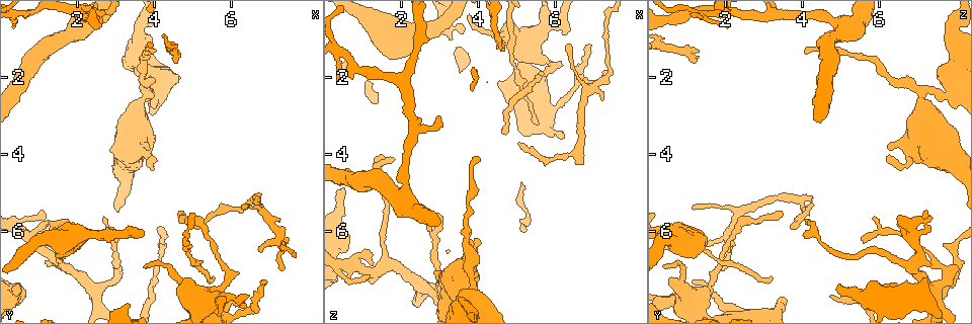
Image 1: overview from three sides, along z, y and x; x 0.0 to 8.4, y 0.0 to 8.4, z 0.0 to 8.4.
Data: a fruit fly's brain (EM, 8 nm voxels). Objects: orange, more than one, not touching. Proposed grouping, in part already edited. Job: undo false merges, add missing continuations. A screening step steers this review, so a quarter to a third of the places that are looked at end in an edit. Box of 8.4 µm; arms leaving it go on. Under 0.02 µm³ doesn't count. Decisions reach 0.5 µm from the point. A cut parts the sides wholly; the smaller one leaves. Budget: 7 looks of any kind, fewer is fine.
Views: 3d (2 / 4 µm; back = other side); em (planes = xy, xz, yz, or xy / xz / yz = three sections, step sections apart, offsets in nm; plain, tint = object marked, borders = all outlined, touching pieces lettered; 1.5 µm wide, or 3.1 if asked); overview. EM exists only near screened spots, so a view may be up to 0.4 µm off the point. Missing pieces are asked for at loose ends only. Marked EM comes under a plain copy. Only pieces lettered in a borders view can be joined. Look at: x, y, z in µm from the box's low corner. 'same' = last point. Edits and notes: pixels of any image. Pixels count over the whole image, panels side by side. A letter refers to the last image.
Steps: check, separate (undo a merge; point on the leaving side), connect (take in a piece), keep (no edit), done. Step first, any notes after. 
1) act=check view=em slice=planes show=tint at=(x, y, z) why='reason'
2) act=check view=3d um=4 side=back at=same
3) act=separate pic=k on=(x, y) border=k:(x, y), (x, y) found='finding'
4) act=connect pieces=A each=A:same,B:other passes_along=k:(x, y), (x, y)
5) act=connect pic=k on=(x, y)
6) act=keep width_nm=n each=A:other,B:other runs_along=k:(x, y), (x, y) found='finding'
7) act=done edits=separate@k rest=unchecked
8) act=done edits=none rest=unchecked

act=check view=em slice=planes show=tint at=(6.70, 5.15, 4.30) why='free end'

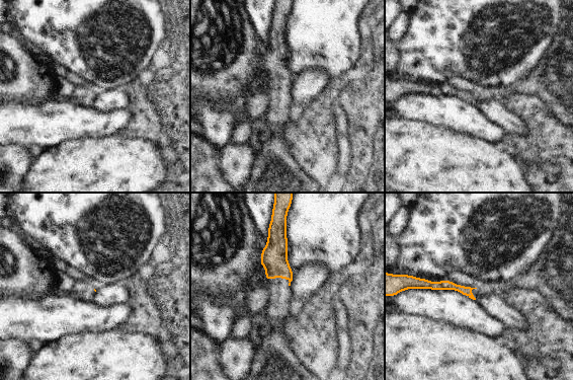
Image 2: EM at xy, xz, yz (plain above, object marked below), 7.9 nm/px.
act=check view=em slice=planes show=borders at=same

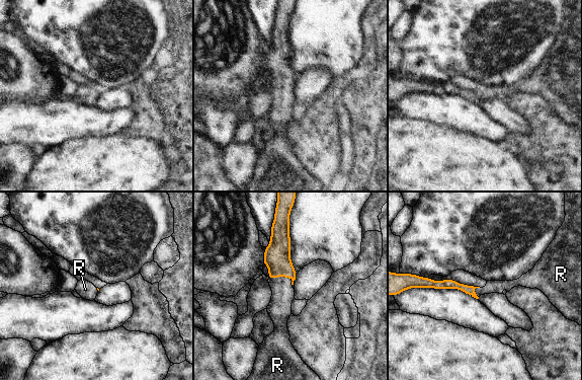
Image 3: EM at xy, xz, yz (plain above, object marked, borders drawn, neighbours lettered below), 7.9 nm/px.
act=connect pic=3 on=(279, 307) longest_contact=R:200nm each=R:same found='the neuron continues'

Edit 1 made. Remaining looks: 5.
act=check view=overview why='see it whole again'

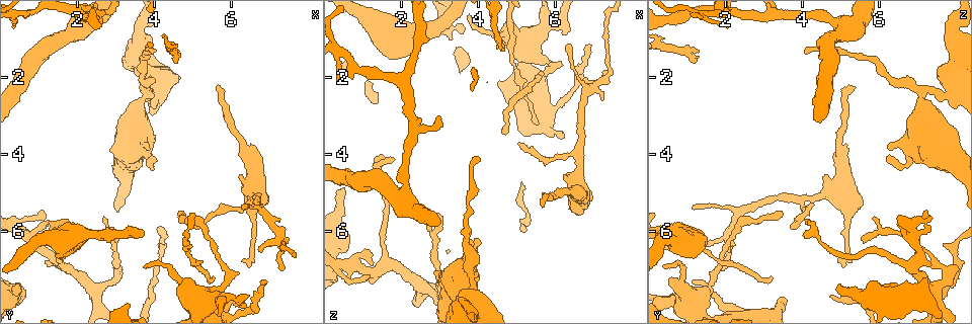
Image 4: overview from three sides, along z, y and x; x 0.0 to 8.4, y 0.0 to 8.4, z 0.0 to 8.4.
act=check view=em slice=yz step=4 show=borders at=(5.70, 2.25, 5.35) why='branch stops here'

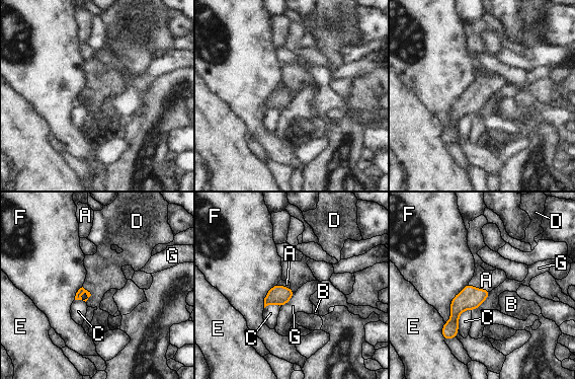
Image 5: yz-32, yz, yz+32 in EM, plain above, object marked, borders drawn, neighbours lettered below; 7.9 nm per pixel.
act=check view=em slice=planes show=borders at=same why='cut it another way'

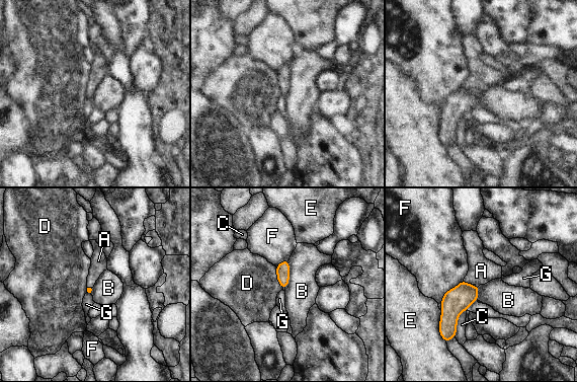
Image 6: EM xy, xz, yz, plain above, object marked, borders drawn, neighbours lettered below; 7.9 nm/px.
act=connect pic=6 on=(98, 260) each=A:same,B:other,C:other,D:other,E:other,F:other,G:other passes_along=6:(88, 289), (90, 286), (98, 260) found='the neuron continues'

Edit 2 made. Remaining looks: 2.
act=check view=overview

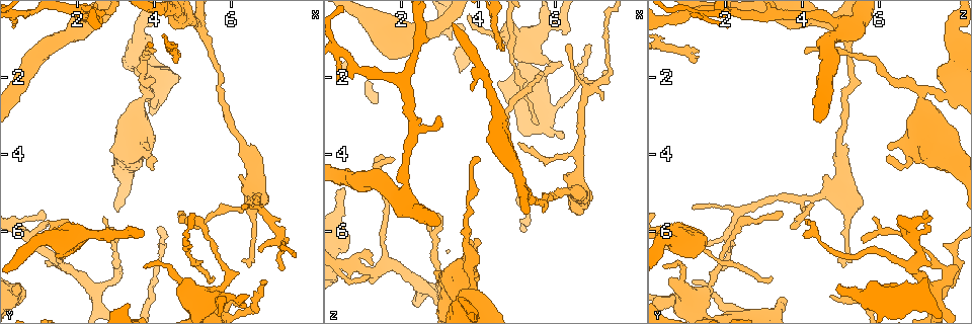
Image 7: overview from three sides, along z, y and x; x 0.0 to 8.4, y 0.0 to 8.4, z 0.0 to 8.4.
act=check view=em slice=planes show=borders at=(1.30, 5.75, 6.90) why='branch stops here'

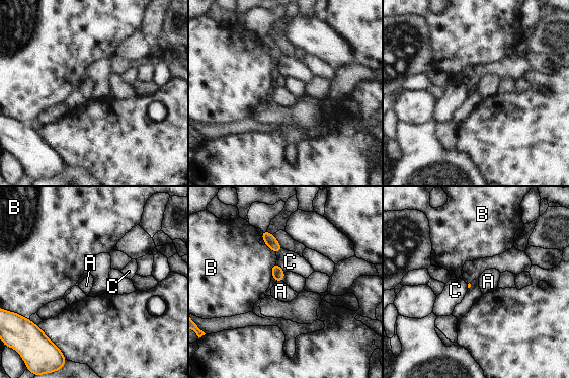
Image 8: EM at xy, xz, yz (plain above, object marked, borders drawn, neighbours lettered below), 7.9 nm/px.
act=keep each=A:other,B:other,C:other border=8:(277, 281), (282, 282) found='none of them fits'

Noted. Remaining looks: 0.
act=done edits=connect@3,connect@6 rest=unchecked

